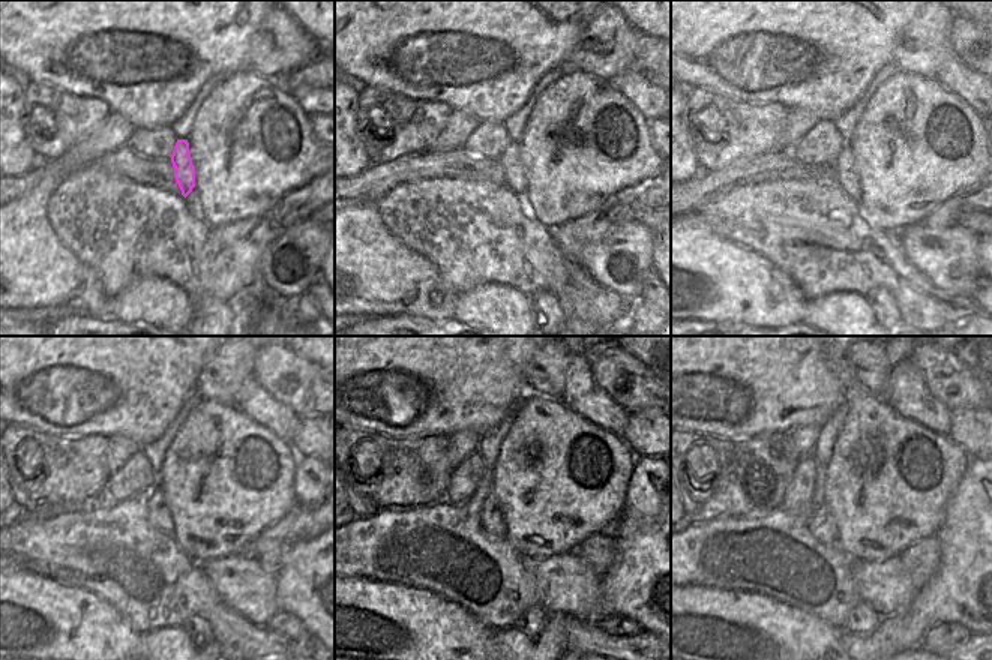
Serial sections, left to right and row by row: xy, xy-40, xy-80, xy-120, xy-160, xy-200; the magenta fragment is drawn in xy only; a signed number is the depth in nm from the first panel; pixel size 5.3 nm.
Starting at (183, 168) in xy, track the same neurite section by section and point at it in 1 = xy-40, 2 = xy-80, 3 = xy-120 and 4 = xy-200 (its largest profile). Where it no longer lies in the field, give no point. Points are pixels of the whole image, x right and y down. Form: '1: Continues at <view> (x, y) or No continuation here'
1: Continues at xy-40 (515, 180)
2: Continues at xy-80 (844, 165)
3: Continues at xy-120 (158, 515)
4: Continues at xy-200 (821, 525)

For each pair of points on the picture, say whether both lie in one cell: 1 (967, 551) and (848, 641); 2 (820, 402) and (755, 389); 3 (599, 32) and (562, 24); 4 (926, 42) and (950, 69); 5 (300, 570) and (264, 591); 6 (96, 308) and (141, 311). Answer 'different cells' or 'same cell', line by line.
1: same cell
2: same cell
3: different cells
4: different cells
5: different cells
6: different cells

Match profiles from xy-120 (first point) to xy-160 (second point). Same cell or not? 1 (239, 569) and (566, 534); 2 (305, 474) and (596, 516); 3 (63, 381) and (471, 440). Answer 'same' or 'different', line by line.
1: different
2: different
3: different

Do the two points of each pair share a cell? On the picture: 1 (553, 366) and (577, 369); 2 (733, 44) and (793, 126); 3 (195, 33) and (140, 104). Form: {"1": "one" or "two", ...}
{"1": "two", "2": "two", "3": "one"}

